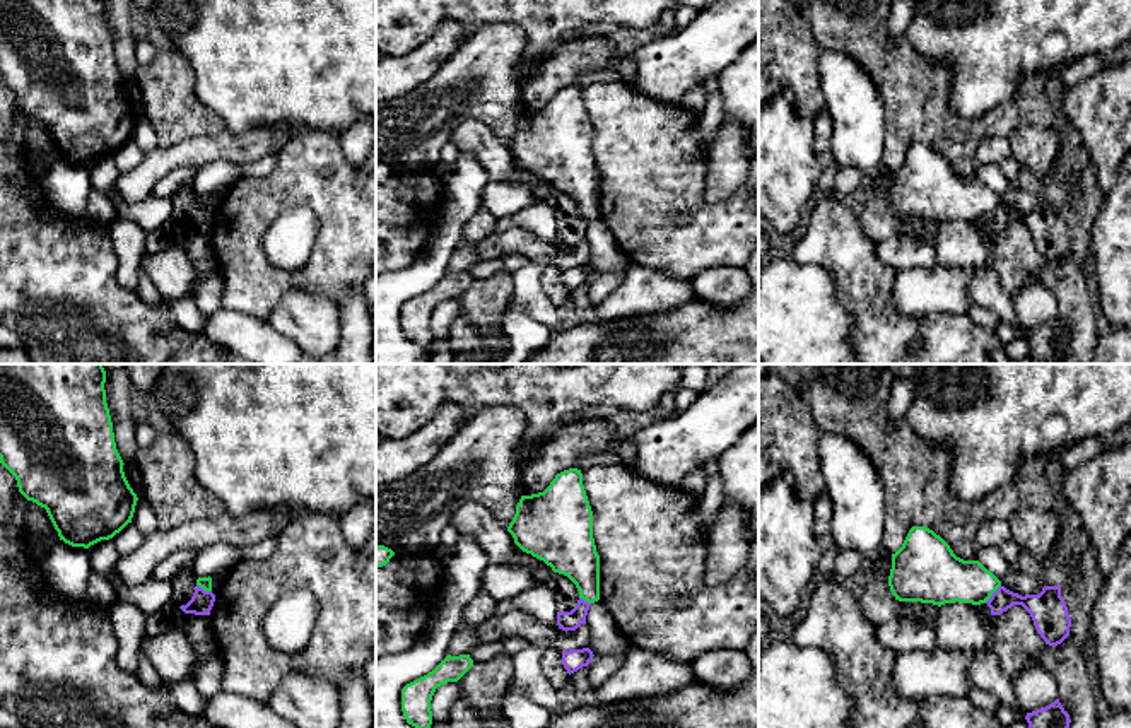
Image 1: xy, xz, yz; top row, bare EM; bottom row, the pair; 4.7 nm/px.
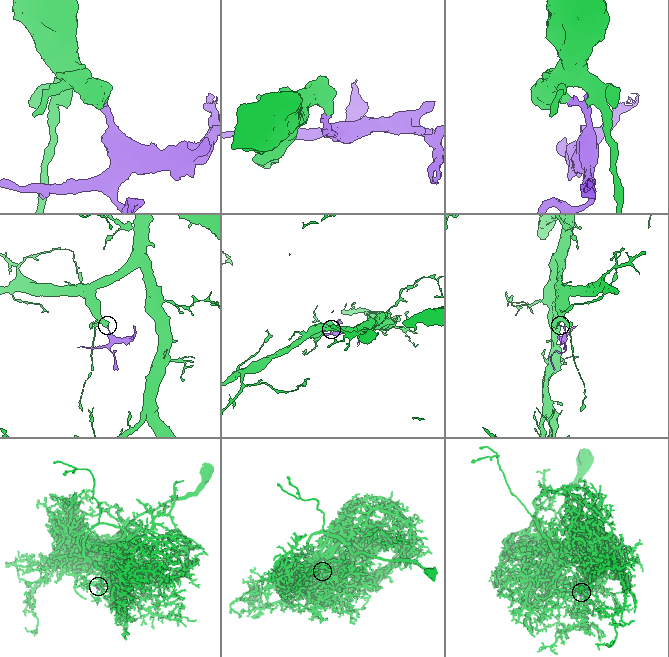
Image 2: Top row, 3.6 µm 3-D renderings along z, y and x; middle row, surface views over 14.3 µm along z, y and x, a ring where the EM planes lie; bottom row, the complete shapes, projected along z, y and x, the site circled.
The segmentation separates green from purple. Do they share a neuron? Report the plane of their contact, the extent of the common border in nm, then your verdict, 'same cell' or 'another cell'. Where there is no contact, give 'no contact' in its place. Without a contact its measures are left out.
contact in yz; length 120 nm; another cell

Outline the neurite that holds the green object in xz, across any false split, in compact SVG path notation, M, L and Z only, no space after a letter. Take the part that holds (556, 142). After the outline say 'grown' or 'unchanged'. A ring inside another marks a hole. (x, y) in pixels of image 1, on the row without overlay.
M564 87L543 109L521 113L507 149L523 169L567 193L579 215L600 217L600 173L581 87Z; unchanged

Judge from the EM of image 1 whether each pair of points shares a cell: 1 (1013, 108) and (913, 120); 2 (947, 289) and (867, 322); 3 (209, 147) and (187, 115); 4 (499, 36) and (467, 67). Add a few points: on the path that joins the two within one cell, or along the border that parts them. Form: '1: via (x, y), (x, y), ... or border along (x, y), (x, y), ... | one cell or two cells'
1: via (988, 125), (938, 127) | one cell
2: border along (897, 269), (894, 306), (911, 317), (937, 315) | two cells
3: border along (226, 130), (188, 137), (164, 149) | two cells
4: via (491, 45), (475, 60) | one cell

